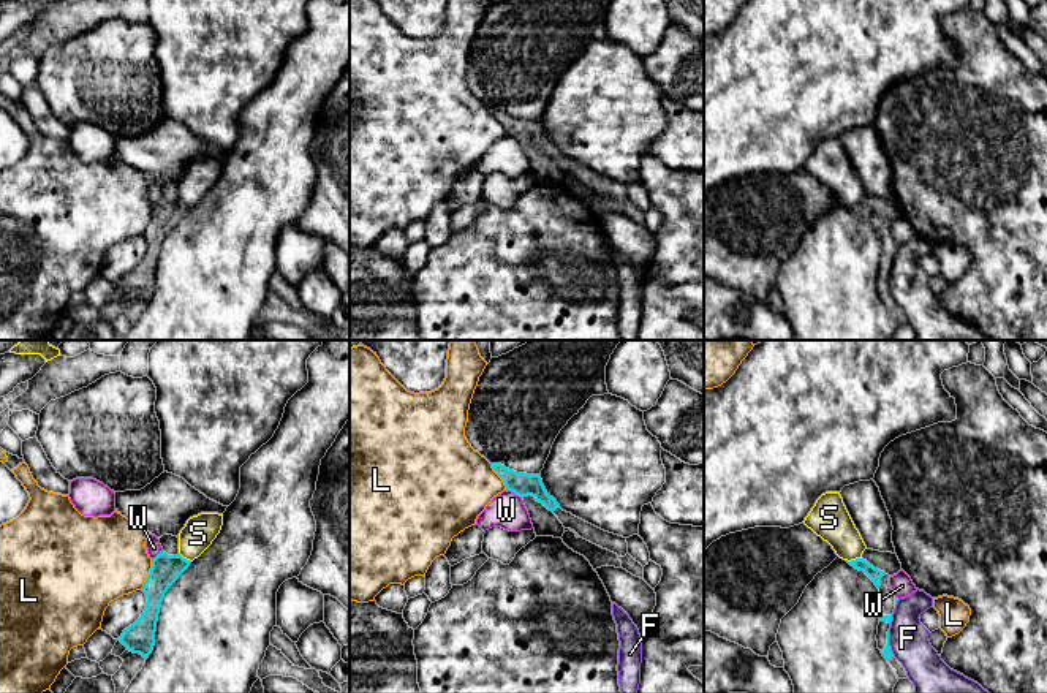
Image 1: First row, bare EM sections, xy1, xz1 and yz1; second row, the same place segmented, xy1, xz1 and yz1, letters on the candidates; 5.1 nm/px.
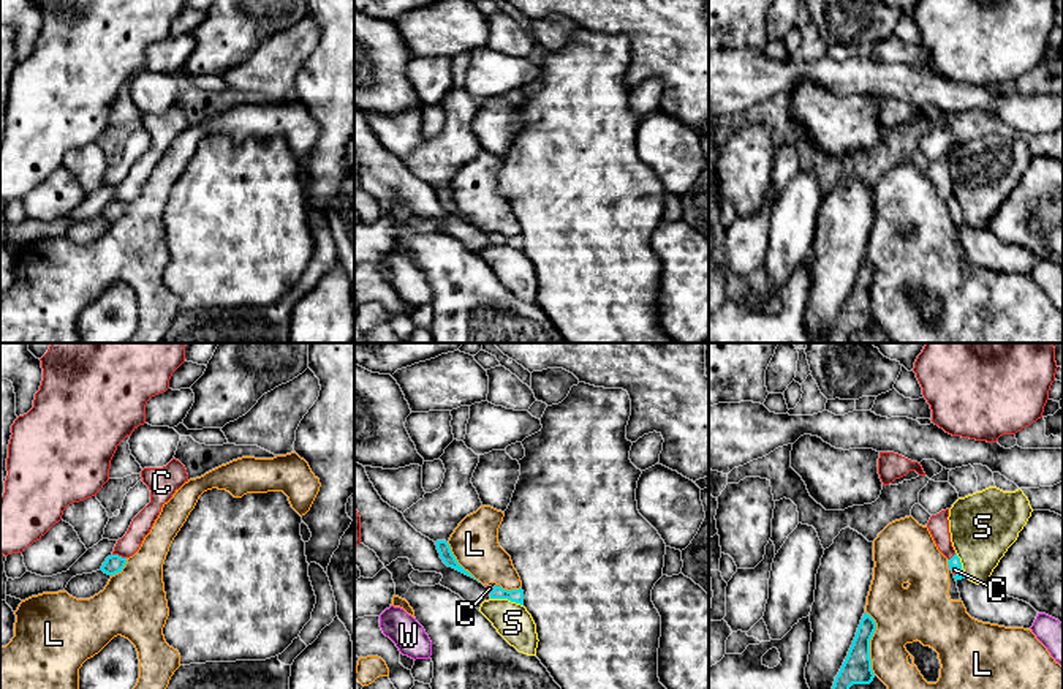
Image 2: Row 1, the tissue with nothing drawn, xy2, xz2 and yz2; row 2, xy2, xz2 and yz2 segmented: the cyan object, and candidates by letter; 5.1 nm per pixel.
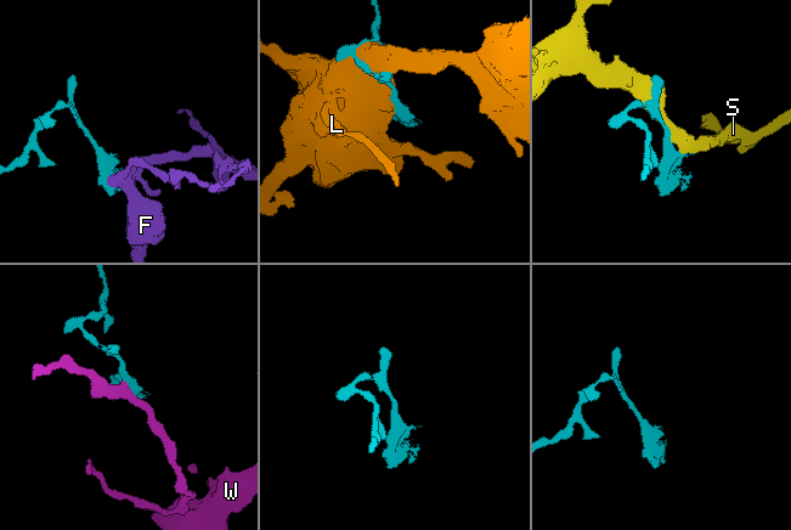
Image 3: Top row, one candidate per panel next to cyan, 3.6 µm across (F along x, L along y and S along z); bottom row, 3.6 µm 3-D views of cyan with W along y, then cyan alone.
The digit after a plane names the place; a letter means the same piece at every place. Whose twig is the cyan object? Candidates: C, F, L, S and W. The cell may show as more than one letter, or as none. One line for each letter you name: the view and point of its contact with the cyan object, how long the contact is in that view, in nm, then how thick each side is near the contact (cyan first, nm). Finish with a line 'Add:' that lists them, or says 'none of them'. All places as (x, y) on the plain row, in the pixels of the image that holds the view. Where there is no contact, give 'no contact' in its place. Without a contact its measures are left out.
C: meets cyan in xy2 at (117, 201); contact 80 nm long; 90 nm thick on the cyan side, 110 nm on the other
Add: C

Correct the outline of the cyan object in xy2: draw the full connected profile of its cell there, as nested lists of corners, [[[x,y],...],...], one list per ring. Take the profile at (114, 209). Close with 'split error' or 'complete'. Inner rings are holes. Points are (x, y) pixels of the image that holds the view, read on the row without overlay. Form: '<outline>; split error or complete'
[[[176,104],[163,114],[144,114],[141,123],[150,136],[150,149],[133,164],[127,180],[117,186],[112,201],[103,209],[100,216],[108,221],[122,218],[127,205],[139,196],[144,183],[150,179],[163,150],[188,128],[185,112]]]; split error

